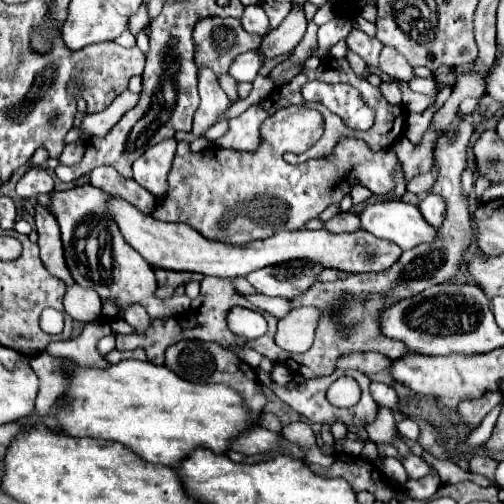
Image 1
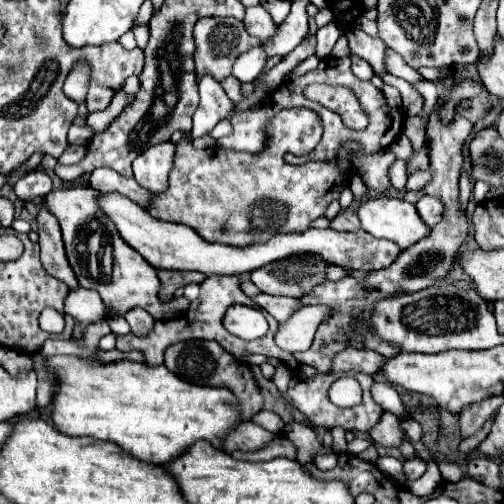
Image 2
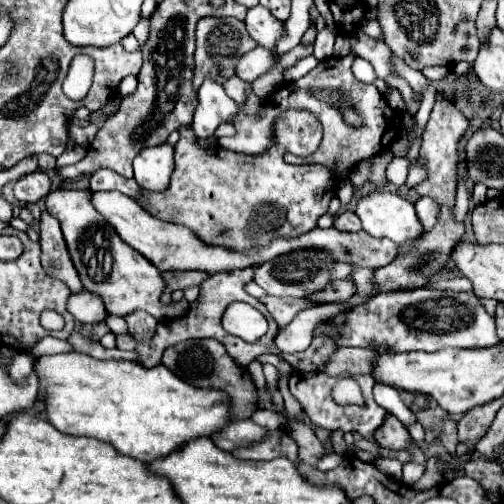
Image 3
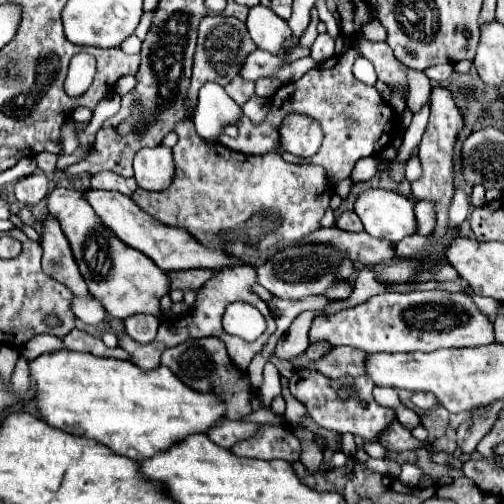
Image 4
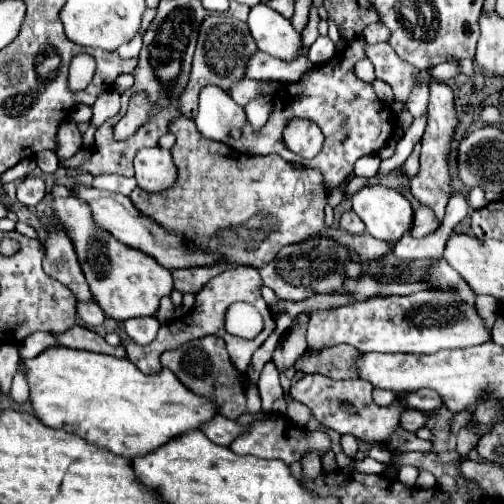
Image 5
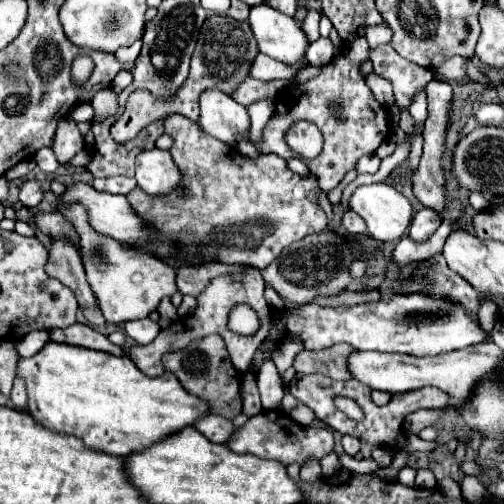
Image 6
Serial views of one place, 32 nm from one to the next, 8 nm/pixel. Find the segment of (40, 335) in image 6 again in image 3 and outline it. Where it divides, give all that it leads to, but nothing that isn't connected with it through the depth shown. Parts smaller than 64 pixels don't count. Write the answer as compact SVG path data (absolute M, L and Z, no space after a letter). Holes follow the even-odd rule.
M44 336L32 346L32 350L28 350L28 354L32 354L34 358L40 358L44 354L58 354L58 352L66 352L66 350L72 350L66 340L58 340L58 338L52 338L52 336L46 338Z

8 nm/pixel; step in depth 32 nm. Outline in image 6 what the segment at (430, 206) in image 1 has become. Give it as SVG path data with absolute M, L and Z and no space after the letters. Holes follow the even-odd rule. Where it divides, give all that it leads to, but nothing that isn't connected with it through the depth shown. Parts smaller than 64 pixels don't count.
M422 208L410 224L410 232L408 236L414 242L426 242L430 238L430 234L436 232L436 228L440 226L442 219L432 210L432 208Z

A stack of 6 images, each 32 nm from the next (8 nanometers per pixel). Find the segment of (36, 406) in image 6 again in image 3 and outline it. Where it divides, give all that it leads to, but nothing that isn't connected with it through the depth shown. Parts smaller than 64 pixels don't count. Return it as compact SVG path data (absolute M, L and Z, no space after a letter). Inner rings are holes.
M62 352L34 360L34 374L38 376L40 388L44 390L42 406L46 418L54 428L68 432L70 436L88 436L112 444L116 452L140 462L152 462L154 458L166 456L190 438L210 436L230 420L228 396L224 392L194 388L162 364L158 368L142 368L136 362L96 360L82 352Z

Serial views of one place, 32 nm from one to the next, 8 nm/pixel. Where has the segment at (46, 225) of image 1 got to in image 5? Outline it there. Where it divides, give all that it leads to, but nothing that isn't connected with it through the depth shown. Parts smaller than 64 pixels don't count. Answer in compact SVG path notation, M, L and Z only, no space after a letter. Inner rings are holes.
M50 232L46 240L44 272L68 286L78 302L92 302L92 292L80 268L72 240L64 232Z

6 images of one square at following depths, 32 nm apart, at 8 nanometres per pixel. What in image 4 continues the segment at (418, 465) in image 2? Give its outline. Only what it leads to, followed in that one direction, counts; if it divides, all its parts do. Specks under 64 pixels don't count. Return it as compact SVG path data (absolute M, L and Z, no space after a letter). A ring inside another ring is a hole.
M404 464L398 478L400 478L404 484L408 484L408 486L416 486L418 480L420 480L420 476L422 476L422 470L420 470L418 466L414 466L414 464Z

